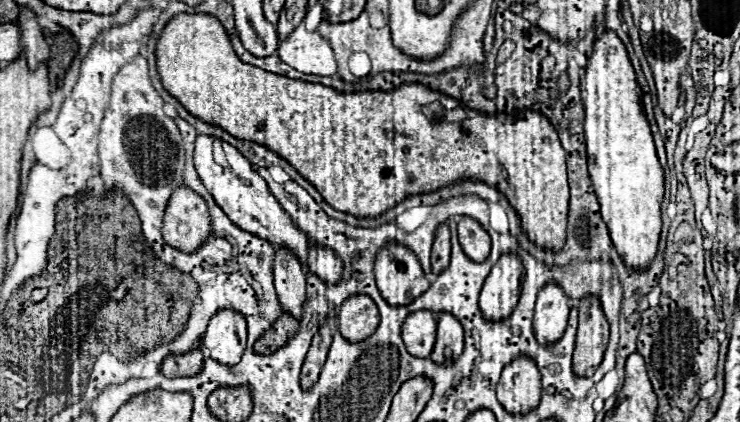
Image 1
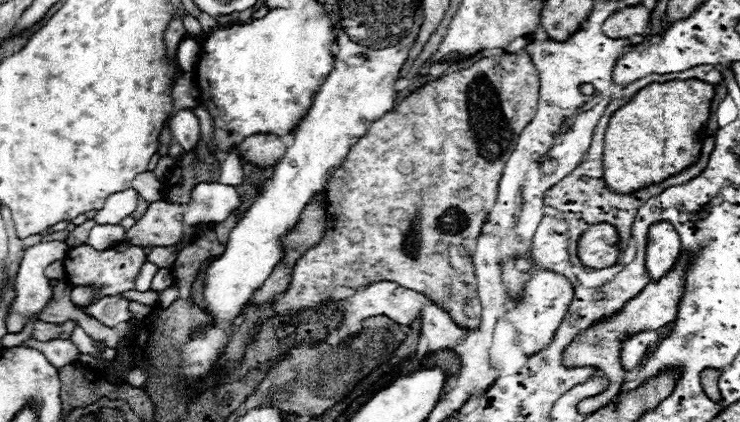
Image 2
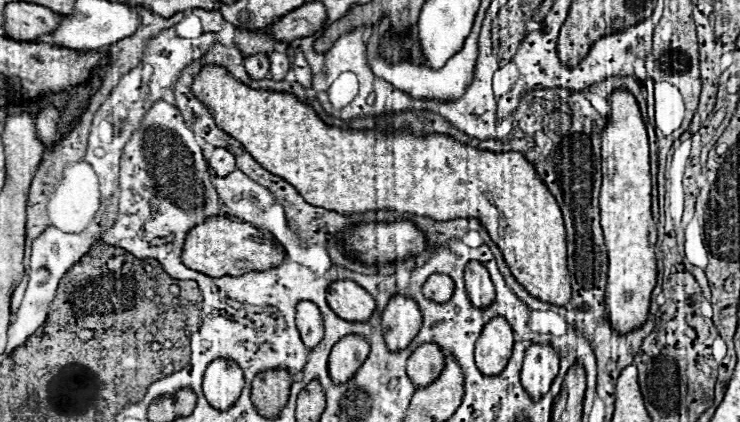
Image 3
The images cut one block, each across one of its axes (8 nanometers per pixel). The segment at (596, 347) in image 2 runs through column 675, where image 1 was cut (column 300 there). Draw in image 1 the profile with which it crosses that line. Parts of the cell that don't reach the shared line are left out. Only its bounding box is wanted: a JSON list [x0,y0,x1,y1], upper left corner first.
[274,248,306,320]

